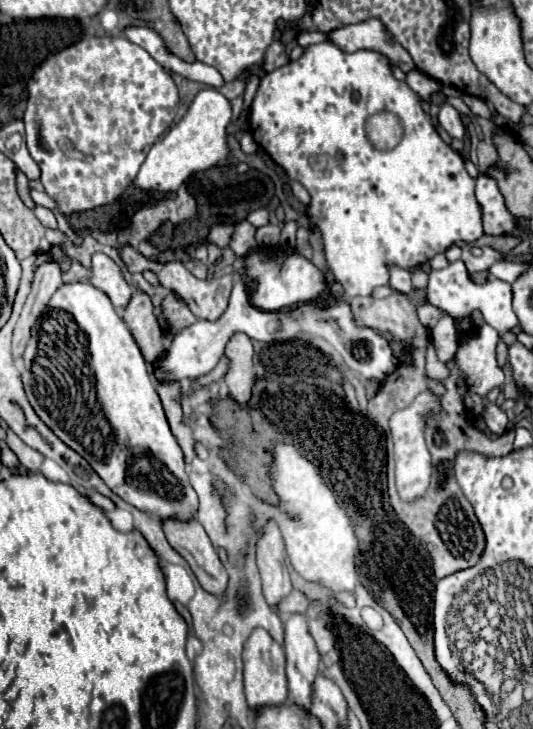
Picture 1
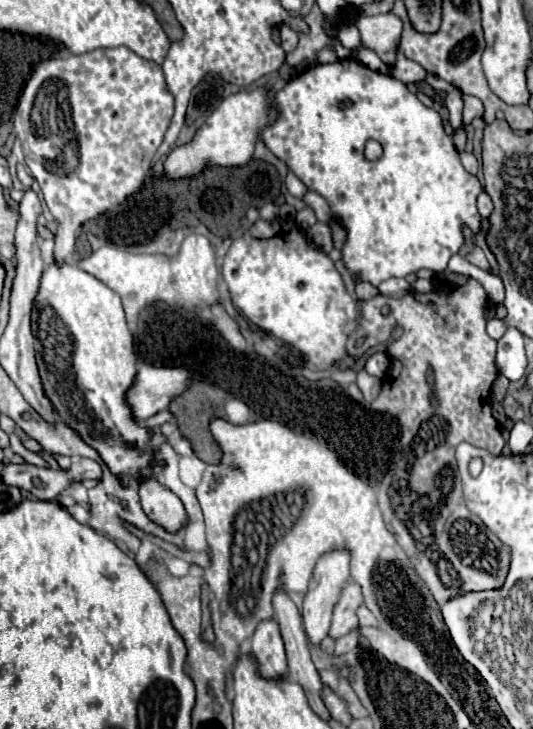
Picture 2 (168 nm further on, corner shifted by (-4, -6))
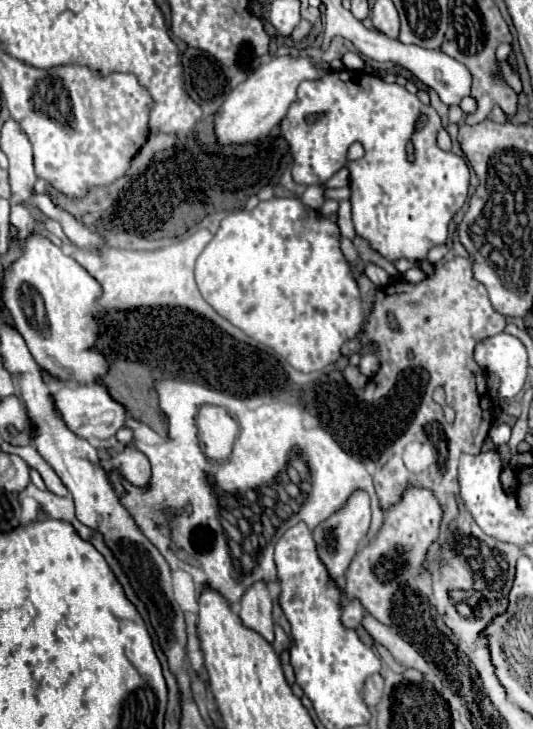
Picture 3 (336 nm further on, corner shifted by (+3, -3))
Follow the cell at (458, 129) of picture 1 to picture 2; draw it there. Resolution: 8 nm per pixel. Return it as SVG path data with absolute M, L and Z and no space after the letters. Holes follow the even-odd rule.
M452 85L452 89L444 97L444 103L446 103L448 111L450 111L450 123L452 123L452 127L458 127L460 121L462 121L462 107L464 107L462 91Z

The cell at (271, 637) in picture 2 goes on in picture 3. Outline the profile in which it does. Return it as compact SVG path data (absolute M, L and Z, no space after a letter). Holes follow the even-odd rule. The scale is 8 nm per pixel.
M257 582L251 590L245 592L239 604L239 618L243 626L261 634L269 644L273 644L273 616L271 616L271 598L267 586Z

